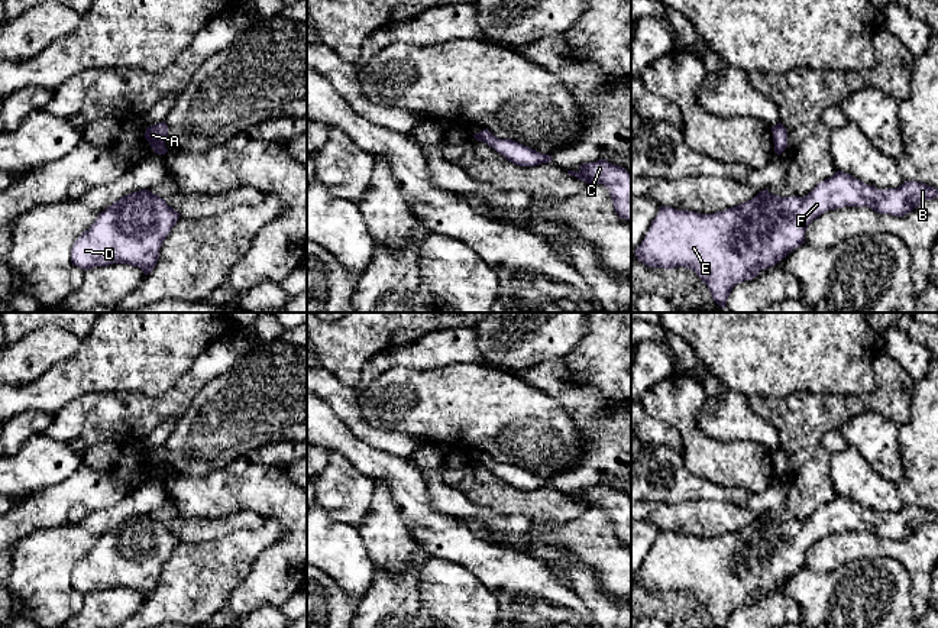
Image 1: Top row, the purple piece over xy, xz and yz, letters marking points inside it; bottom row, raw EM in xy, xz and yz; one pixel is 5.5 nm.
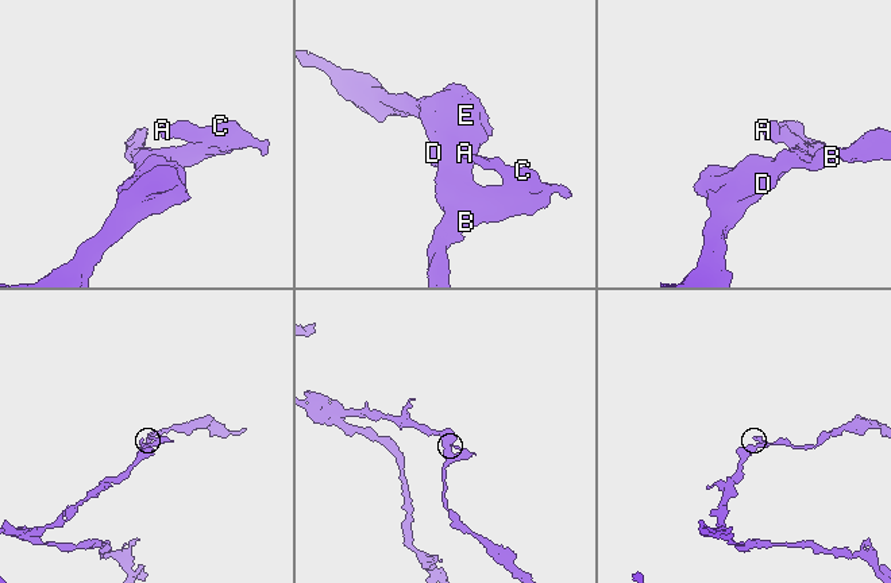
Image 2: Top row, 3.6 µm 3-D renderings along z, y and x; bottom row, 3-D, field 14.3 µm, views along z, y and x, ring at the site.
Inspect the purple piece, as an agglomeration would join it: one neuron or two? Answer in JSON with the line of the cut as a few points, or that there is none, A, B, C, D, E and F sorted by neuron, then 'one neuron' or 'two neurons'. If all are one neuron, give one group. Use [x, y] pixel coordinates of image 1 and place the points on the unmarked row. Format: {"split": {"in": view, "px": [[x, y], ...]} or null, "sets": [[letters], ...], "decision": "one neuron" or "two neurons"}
{"split": null, "sets": [["A", "B", "C", "D", "E", "F"]], "decision": "one neuron"}

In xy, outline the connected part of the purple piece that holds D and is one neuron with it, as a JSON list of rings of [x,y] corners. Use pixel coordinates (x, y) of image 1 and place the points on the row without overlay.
[[[149,514],[130,517],[101,535],[74,566],[71,586],[84,595],[126,587],[148,599],[178,543],[179,537]]]

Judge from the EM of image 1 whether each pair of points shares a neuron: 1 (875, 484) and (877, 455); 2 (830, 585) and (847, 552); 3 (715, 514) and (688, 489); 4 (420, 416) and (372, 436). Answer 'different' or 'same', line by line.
1: different
2: different
3: different
4: different

